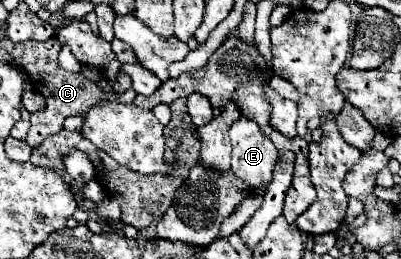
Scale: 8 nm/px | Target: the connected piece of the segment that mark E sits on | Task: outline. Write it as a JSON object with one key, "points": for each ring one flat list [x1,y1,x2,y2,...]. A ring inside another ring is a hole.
{"points":[[241,117,231,125,231,171,245,181,251,189,269,183,273,167,279,159,277,147,271,139,259,129,253,119]]}

